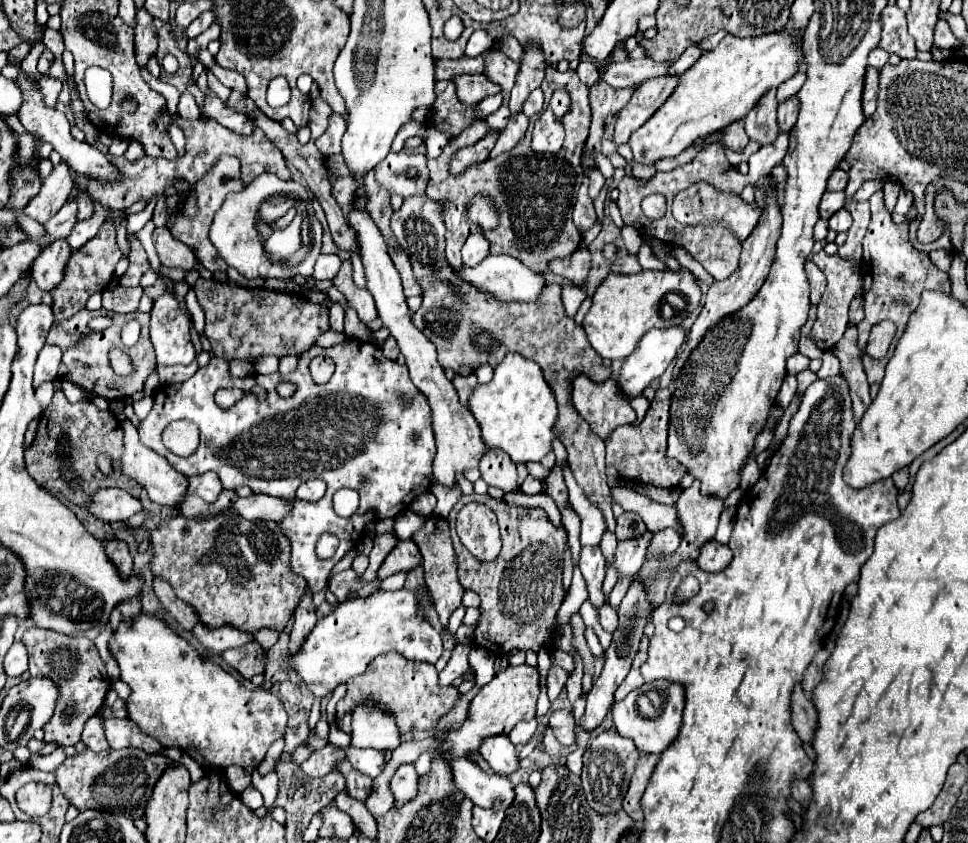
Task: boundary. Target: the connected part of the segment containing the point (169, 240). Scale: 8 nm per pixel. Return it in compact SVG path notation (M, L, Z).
M155 227L153 229L153 243L159 253L159 259L167 267L183 267L185 271L195 269L195 257L189 247L185 247L181 241L173 239L167 227Z

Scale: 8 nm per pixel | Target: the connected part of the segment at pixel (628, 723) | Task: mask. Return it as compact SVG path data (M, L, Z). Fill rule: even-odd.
M657 679L653 683L645 683L643 687L631 691L623 701L615 703L613 709L611 709L613 723L619 731L619 735L633 739L635 745L643 753L663 753L679 735L681 715L683 715L683 707L685 707L685 695L683 693L685 693L683 685L667 681L667 679ZM641 693L649 693L649 719L639 713L637 697Z

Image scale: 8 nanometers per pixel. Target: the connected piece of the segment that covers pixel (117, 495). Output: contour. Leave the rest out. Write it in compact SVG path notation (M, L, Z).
M99 489L93 495L89 513L95 515L97 519L115 523L115 521L127 521L141 509L143 509L141 501L123 489Z

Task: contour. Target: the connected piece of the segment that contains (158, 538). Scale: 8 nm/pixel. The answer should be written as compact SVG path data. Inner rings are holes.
M177 515L173 519L165 519L161 527L153 531L153 547L153 575L169 581L175 595L195 607L199 621L209 629L231 625L251 635L263 627L283 631L307 587L301 575L293 575L293 571L289 571L289 539L281 535L281 527L275 521L241 519L241 515L219 515L215 519L195 523L183 515Z

